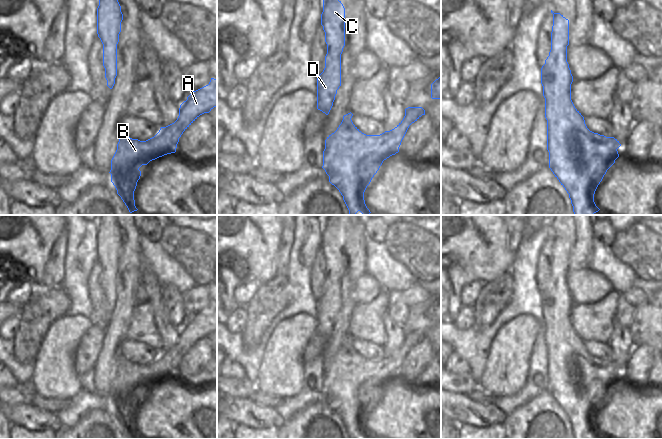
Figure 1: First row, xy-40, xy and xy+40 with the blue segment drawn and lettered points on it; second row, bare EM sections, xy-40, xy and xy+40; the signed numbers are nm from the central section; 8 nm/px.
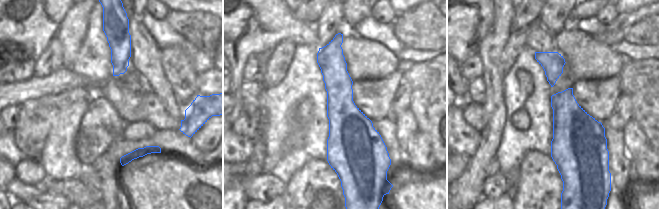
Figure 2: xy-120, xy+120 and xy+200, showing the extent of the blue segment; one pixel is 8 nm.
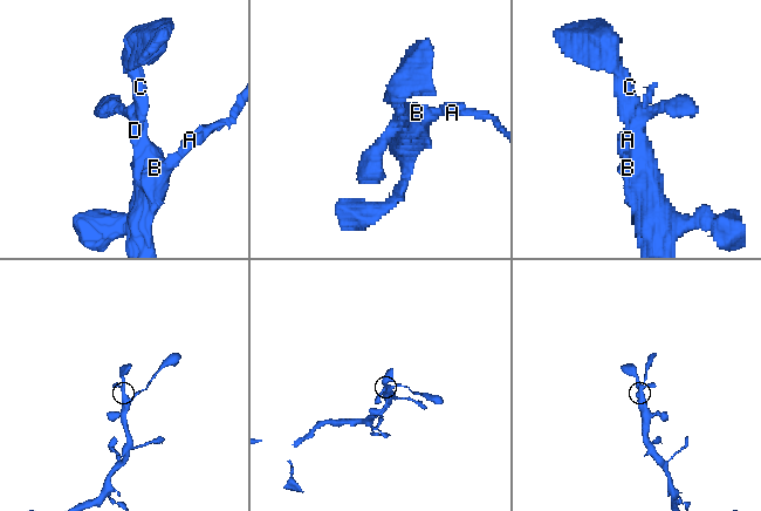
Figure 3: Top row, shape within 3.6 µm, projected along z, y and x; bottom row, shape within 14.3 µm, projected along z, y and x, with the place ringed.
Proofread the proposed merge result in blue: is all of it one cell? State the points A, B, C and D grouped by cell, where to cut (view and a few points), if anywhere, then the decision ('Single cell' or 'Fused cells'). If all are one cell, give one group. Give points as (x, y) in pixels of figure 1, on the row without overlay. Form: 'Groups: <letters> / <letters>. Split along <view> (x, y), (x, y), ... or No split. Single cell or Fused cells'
Groups: A B C D. No split. Single cell.

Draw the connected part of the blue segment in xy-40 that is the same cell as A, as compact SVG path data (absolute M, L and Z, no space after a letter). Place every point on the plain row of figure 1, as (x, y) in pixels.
M211 302L208 309L193 315L179 332L179 340L177 344L166 350L161 351L159 356L146 365L132 363L126 359L119 360L117 374L111 384L111 406L117 414L117 418L121 421L130 437L137 435L134 424L134 415L137 406L140 403L142 389L147 389L150 385L155 384L167 378L175 377L179 362L183 356L202 338L209 337L217 330L217 304Z

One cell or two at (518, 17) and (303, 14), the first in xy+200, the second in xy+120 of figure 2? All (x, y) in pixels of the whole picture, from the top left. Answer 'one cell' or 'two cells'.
one cell

